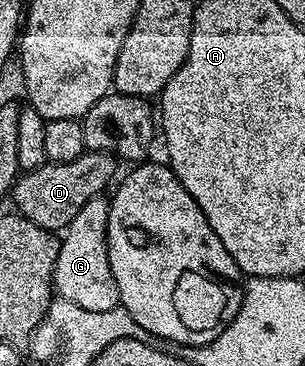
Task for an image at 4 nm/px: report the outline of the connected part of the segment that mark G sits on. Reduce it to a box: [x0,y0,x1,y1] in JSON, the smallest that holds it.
[52,195,120,310]

